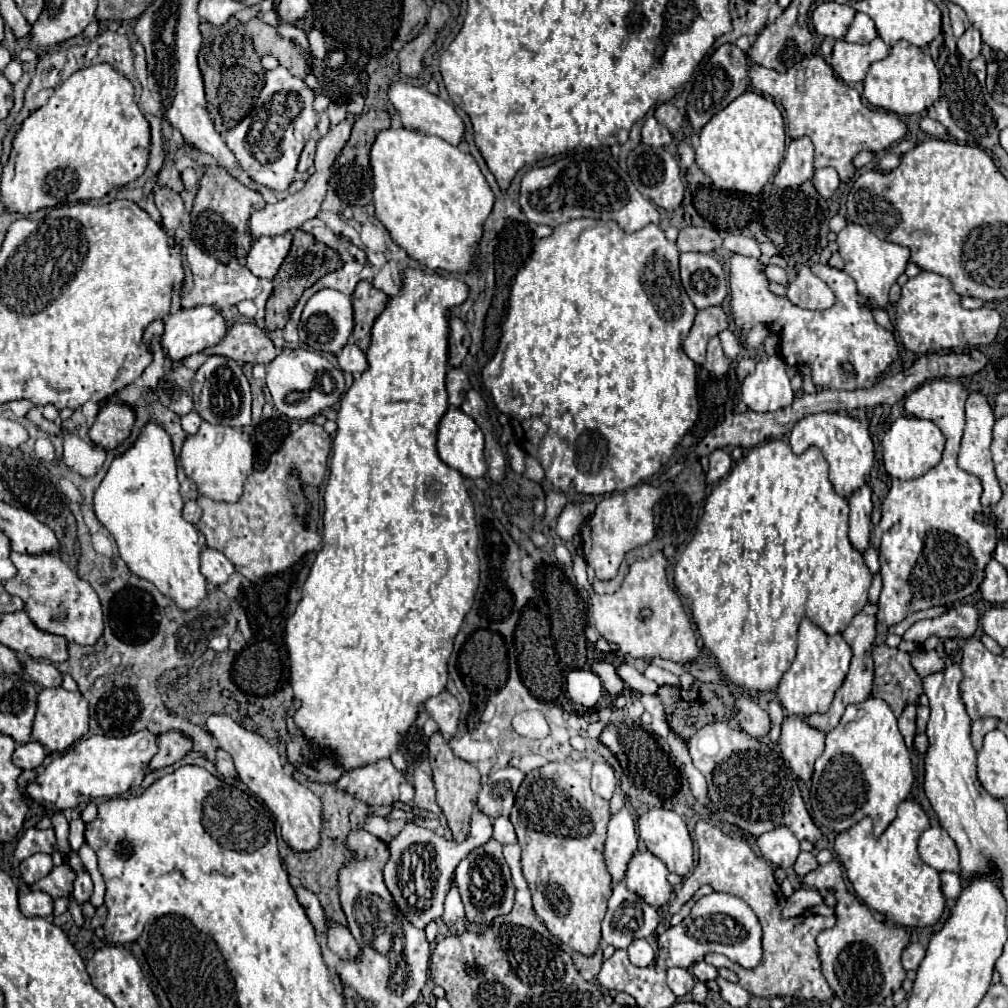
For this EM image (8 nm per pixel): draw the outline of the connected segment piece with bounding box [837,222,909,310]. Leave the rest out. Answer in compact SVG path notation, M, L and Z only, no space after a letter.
M849 222L839 234L837 234L837 244L839 244L839 254L845 260L845 272L857 282L859 294L865 298L865 306L869 310L881 308L889 310L889 288L897 282L897 278L905 272L907 260L909 260L909 250L905 246L893 244L879 240L875 234L869 230Z

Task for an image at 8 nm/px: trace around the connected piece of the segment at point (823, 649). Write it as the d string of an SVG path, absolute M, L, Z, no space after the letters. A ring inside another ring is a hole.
M803 618L799 624L799 646L797 658L783 676L777 694L781 698L783 708L791 716L811 716L811 714L825 714L829 710L837 688L843 684L851 662L851 648L843 640L841 634L829 636L819 626L815 626L809 618Z

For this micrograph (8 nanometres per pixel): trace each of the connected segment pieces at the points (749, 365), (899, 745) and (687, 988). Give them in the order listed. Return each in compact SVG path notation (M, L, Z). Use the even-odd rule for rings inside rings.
M745 356L743 360L739 360L739 364L737 364L737 378L739 378L739 382L745 380L745 376L749 376L753 370L755 370L755 360L753 358Z
M869 696L859 704L849 704L839 726L827 734L825 752L817 758L815 774L811 780L811 816L815 824L835 832L851 828L863 816L871 816L874 836L879 838L881 832L897 816L897 806L911 792L911 784L913 784L913 770L911 770L910 752L905 748L905 742L897 728L897 718L883 698Z
M669 968L667 970L667 986L671 988L671 992L675 996L685 996L687 992L691 992L693 984L695 984L695 980L689 970L683 970L683 968Z

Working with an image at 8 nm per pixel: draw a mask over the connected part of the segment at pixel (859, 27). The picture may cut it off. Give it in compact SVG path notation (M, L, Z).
M859 12L855 16L855 20L853 20L853 24L851 24L845 40L847 42L857 42L857 44L867 44L867 42L871 42L877 36L879 34L877 34L877 28L873 26L873 20L867 14Z

